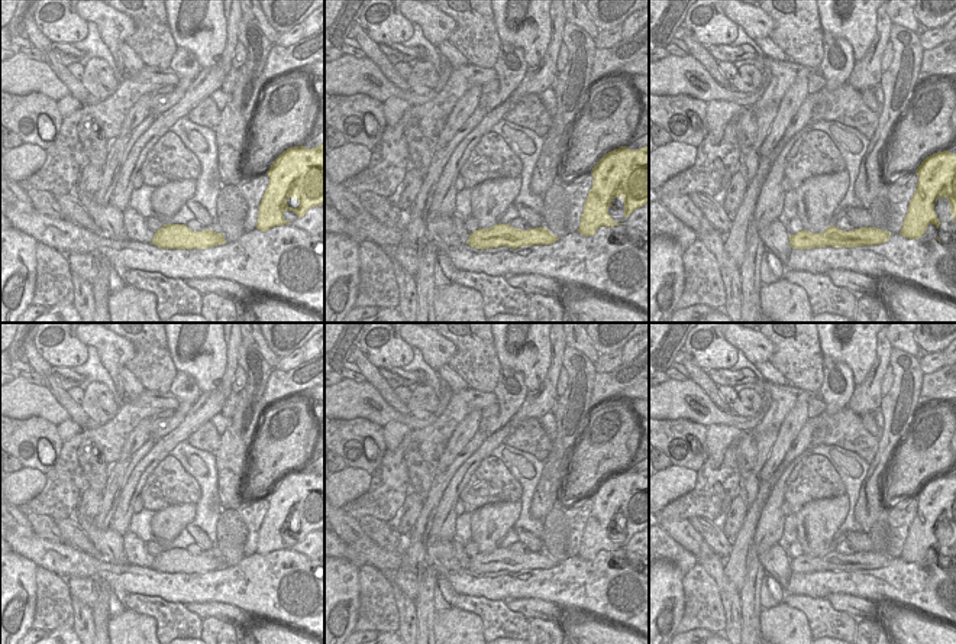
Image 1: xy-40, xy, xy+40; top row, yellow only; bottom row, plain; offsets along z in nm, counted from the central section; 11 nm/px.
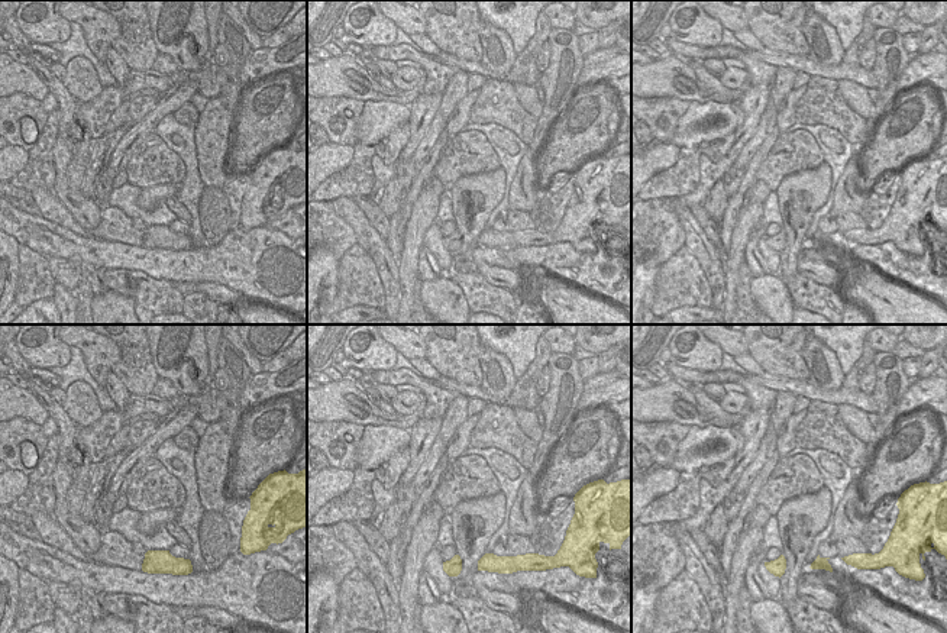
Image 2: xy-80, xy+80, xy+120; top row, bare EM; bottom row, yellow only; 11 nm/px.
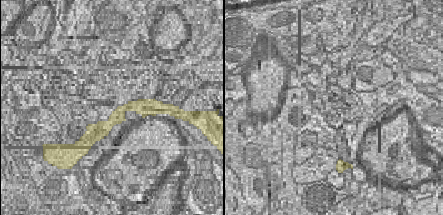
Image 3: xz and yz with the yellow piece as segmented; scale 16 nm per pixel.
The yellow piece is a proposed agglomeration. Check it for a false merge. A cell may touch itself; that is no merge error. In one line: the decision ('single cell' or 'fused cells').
single cell

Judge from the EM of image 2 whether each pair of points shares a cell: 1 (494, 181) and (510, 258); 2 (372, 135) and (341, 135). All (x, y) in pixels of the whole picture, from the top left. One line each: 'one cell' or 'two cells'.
1: two cells
2: two cells

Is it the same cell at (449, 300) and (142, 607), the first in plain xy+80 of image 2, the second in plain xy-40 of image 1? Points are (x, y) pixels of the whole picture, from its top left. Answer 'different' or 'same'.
different

